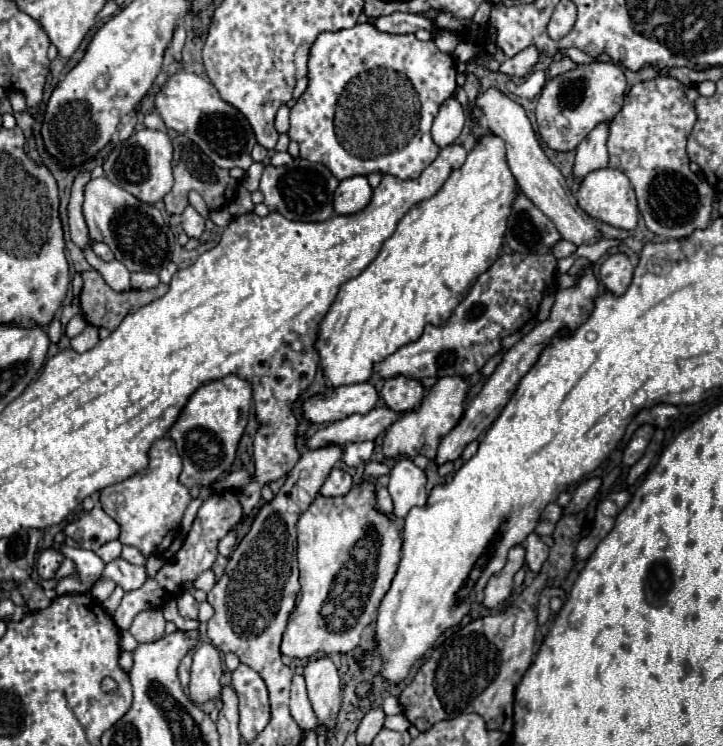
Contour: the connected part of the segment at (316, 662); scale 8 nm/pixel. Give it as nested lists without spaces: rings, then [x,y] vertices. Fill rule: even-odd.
[[[313,657],[309,659],[303,677],[319,723],[331,729],[341,707],[341,681],[337,667],[329,657]]]

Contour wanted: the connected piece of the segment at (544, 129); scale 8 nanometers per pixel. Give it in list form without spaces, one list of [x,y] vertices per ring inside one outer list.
[[[613,63],[579,65],[561,77],[545,83],[537,103],[537,131],[543,141],[559,153],[573,151],[599,123],[609,123],[623,105],[627,91],[623,69]]]

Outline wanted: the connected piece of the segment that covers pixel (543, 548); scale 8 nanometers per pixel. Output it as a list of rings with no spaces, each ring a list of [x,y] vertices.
[[[531,533],[525,543],[525,564],[533,573],[541,571],[541,565],[545,563],[549,555],[549,547],[539,539],[537,533]]]

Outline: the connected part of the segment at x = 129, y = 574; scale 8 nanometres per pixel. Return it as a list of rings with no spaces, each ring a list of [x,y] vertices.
[[[115,559],[105,567],[103,577],[113,579],[125,591],[135,591],[135,589],[143,587],[147,575],[145,575],[145,567],[137,567],[137,565],[123,561],[123,559]]]

